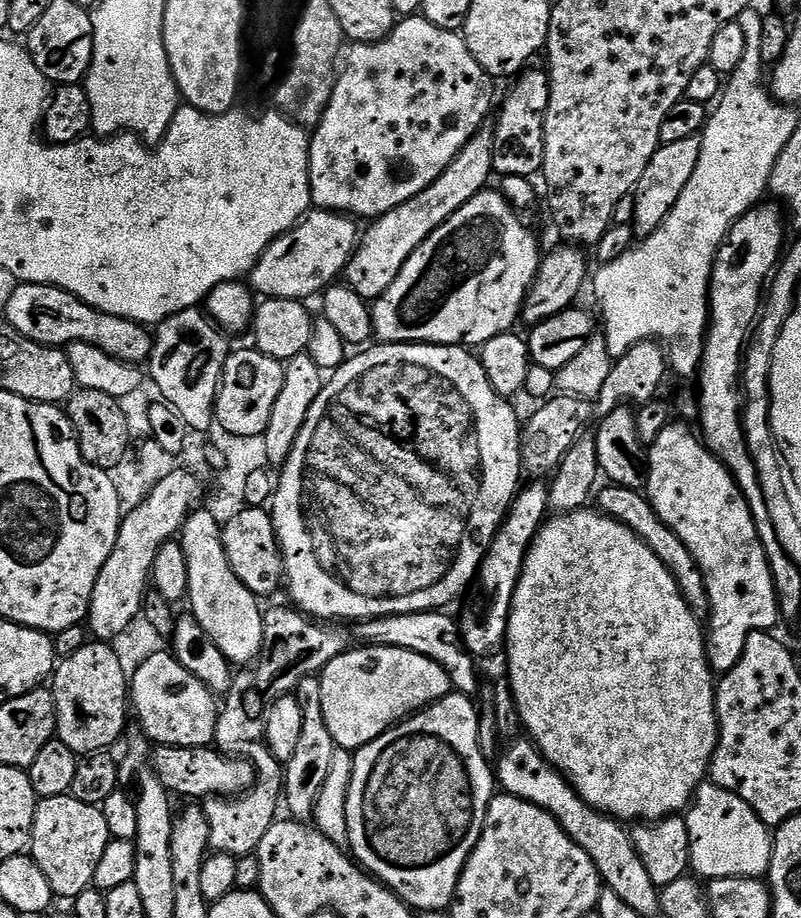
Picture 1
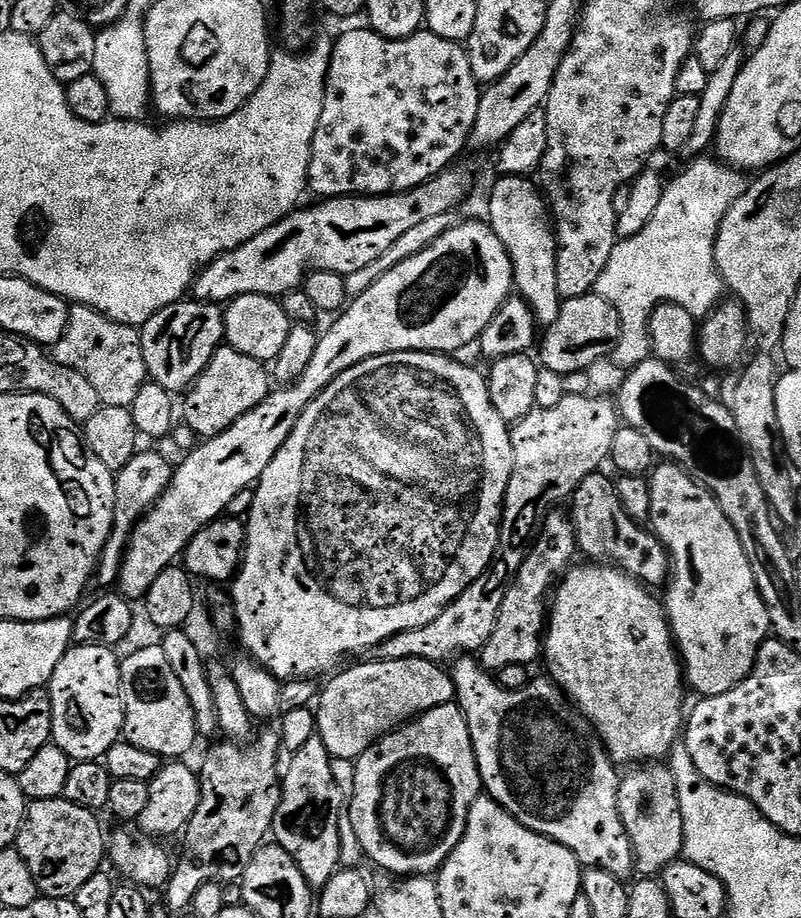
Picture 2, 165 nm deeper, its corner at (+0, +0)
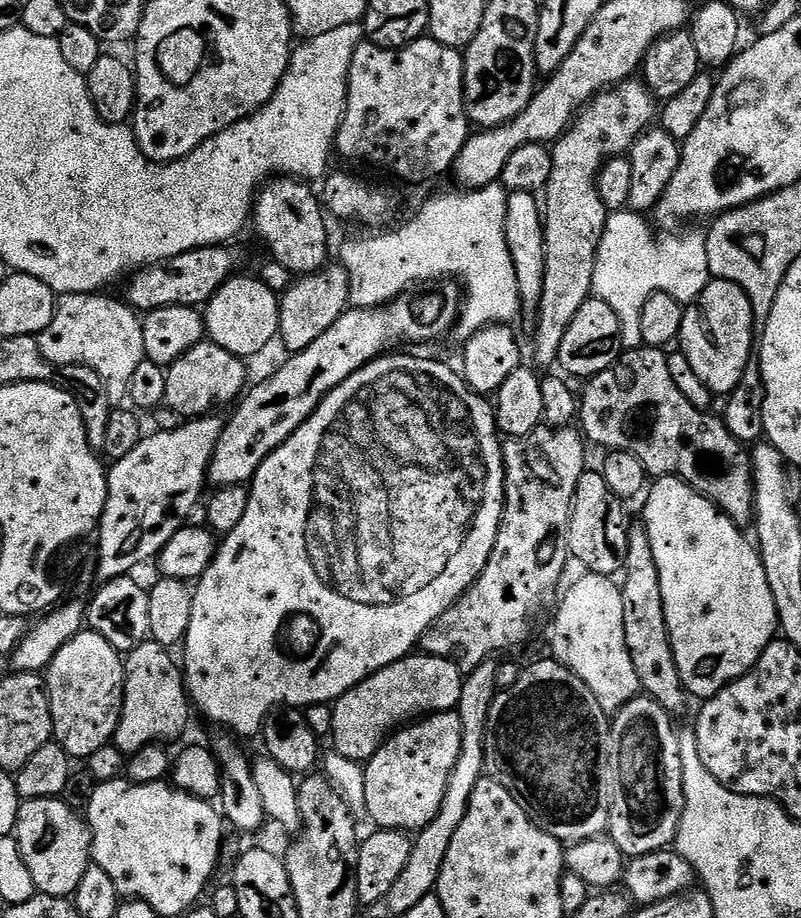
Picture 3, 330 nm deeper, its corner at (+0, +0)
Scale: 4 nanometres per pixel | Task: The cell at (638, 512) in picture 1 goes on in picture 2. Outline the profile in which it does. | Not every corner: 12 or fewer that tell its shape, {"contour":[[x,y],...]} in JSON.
{"contour":[[591,472],[570,501],[576,547],[663,587],[671,557]]}

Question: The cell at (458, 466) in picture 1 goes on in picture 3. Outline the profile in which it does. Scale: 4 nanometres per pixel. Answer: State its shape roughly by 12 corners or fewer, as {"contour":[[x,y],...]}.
{"contour":[[346,378],[192,593],[252,736],[404,659],[504,519],[491,403]]}

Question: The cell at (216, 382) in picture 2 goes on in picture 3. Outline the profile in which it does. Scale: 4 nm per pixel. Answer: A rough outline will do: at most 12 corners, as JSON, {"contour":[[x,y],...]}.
{"contour":[[198,343],[167,365],[164,404],[203,418],[235,405],[247,363]]}

